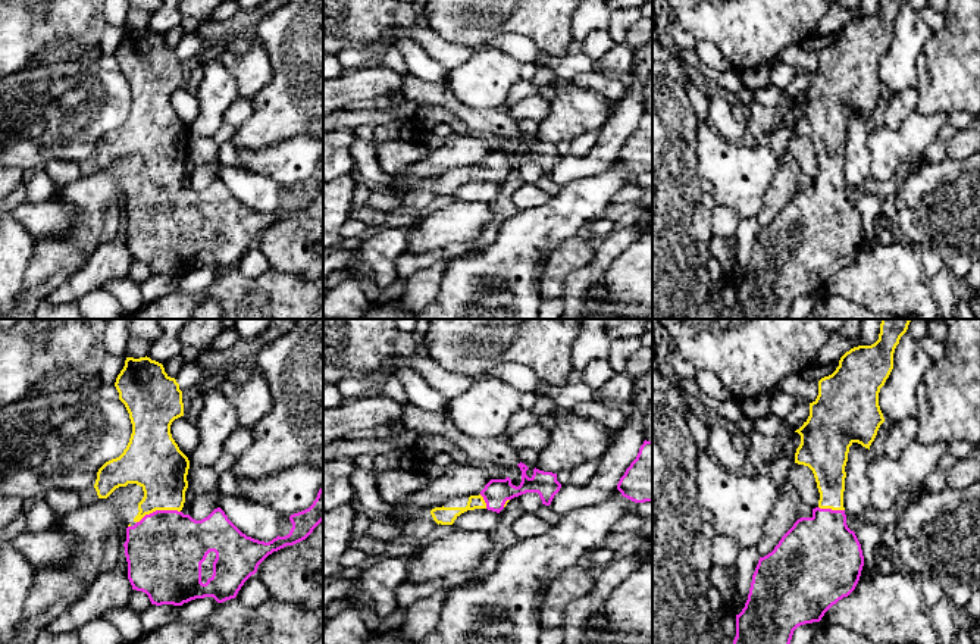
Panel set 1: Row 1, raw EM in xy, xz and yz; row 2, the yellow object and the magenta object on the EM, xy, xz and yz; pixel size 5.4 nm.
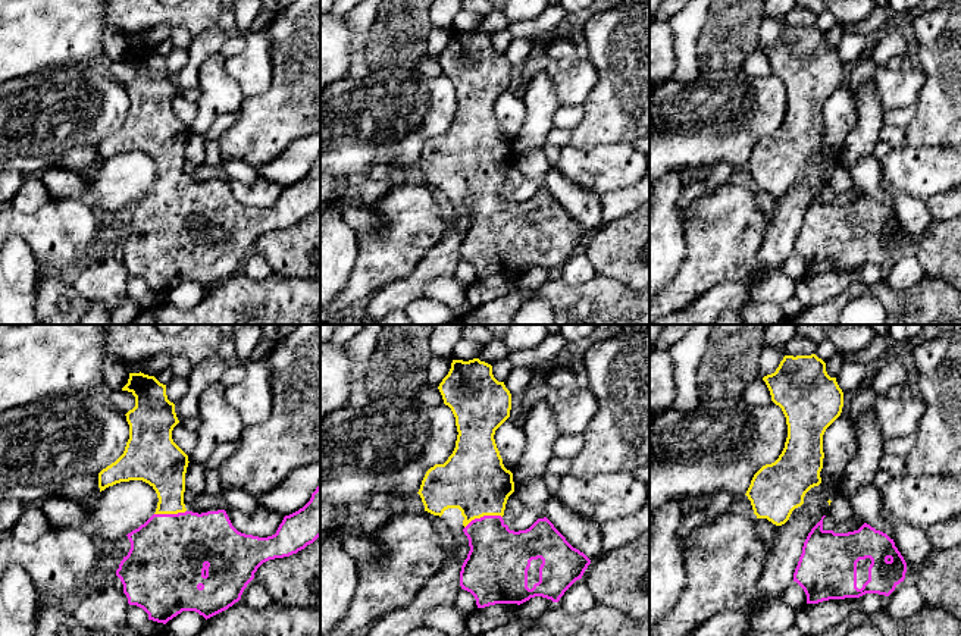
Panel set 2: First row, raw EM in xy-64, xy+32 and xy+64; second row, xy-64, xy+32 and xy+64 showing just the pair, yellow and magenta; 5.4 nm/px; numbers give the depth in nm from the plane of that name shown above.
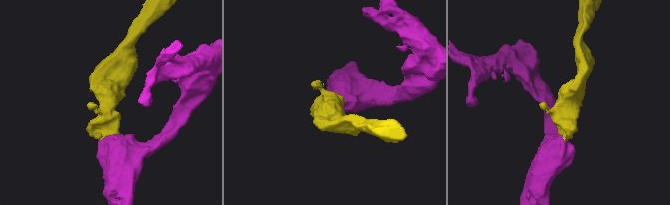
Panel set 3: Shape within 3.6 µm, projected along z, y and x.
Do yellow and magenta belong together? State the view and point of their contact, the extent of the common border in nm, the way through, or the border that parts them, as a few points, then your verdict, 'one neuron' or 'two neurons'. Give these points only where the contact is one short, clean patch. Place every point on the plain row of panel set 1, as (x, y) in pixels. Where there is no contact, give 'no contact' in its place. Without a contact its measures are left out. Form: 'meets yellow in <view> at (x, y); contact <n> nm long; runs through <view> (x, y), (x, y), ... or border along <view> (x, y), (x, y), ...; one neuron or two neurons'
meets yellow in xy at (157, 180); contact 240 nm long; runs through xy (156, 134), (157, 180), (165, 221); one neuron

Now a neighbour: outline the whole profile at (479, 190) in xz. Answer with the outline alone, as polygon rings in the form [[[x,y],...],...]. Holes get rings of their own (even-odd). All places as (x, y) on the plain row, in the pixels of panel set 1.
[[[488,179],[467,181],[457,187],[453,194],[460,201],[483,201],[488,204],[494,203],[500,196],[500,184]]]

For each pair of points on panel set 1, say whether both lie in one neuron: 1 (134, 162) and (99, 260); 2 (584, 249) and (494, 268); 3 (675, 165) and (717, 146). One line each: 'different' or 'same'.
1: different
2: different
3: different

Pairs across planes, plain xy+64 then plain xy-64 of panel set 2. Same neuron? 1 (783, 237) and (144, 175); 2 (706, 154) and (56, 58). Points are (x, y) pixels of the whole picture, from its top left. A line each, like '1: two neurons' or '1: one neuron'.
1: two neurons
2: two neurons

